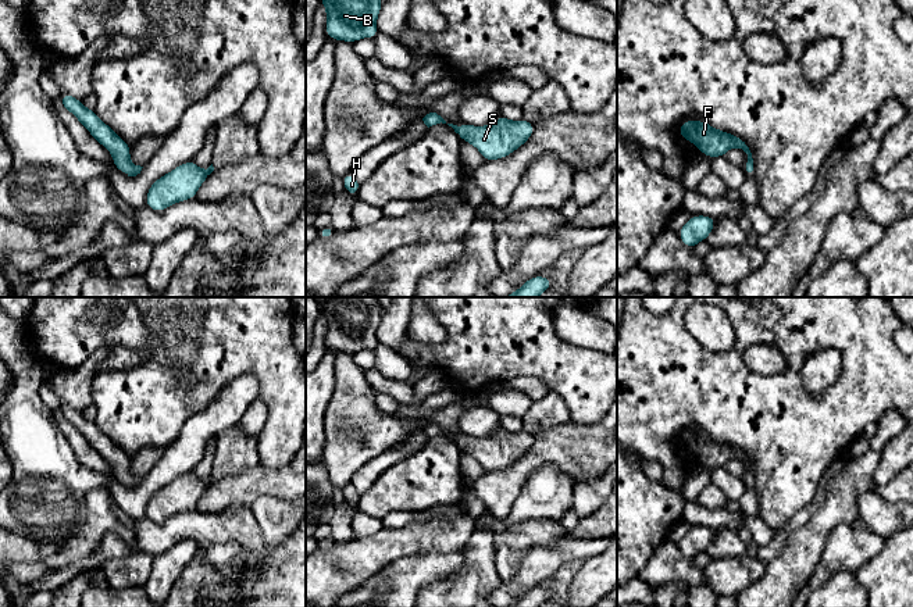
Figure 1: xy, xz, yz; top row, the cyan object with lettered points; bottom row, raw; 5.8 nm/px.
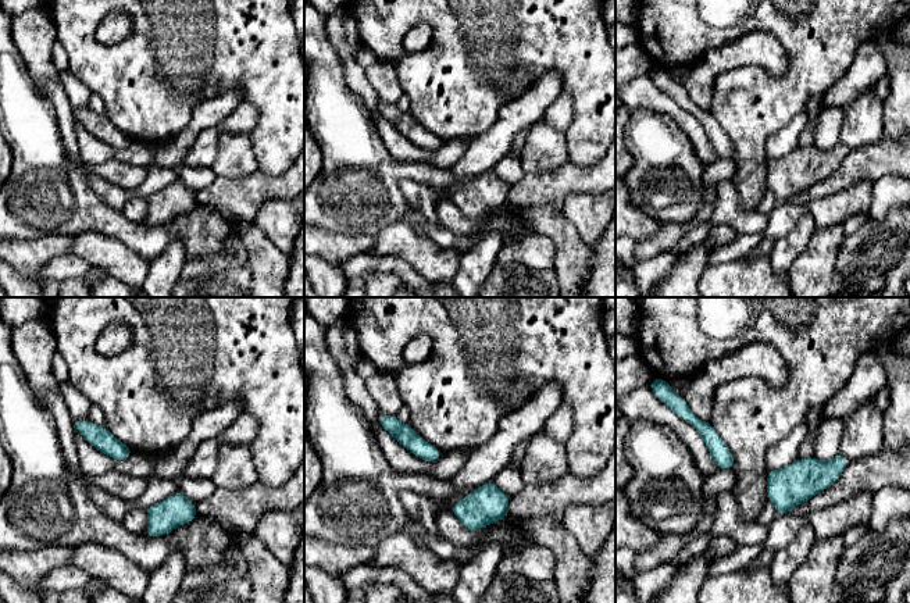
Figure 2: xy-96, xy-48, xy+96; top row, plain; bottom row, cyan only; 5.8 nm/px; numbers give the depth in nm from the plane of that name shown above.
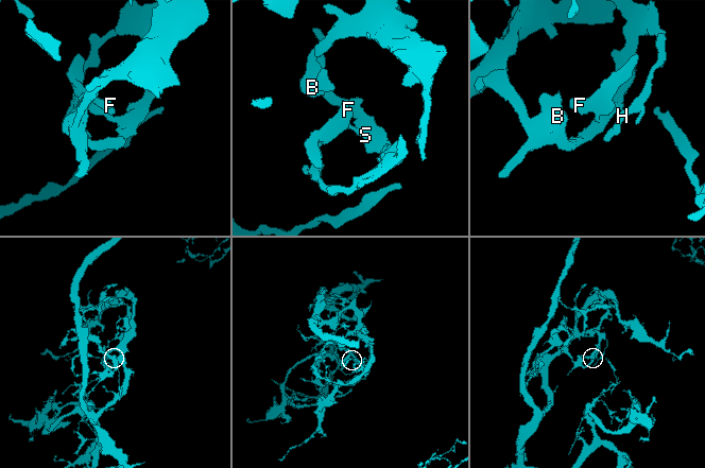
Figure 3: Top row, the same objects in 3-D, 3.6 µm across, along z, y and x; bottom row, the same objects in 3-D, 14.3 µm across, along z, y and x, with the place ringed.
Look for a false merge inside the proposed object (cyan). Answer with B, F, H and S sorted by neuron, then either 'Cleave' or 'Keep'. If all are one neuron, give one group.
Groups: B F H S. Keep

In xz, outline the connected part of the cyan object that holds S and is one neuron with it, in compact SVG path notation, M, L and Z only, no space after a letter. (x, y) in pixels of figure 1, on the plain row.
M506 428L493 431L486 438L447 435L461 449L478 460L485 472L504 469L521 458L534 444L534 435L525 429L511 432Z

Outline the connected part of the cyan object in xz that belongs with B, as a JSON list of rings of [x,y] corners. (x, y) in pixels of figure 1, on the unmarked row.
[[[328,297],[320,307],[327,322],[328,349],[354,354],[378,346],[382,307],[377,297]]]

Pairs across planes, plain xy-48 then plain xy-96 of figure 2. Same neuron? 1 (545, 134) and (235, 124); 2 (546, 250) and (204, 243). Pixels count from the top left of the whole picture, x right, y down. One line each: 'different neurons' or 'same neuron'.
1: different neurons
2: different neurons

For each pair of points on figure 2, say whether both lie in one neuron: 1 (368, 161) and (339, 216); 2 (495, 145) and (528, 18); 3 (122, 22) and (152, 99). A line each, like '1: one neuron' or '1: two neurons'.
1: one neuron
2: two neurons
3: two neurons

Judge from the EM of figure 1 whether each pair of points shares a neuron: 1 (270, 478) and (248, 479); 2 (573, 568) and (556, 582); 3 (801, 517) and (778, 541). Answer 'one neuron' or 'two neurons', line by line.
1: one neuron
2: one neuron
3: one neuron

